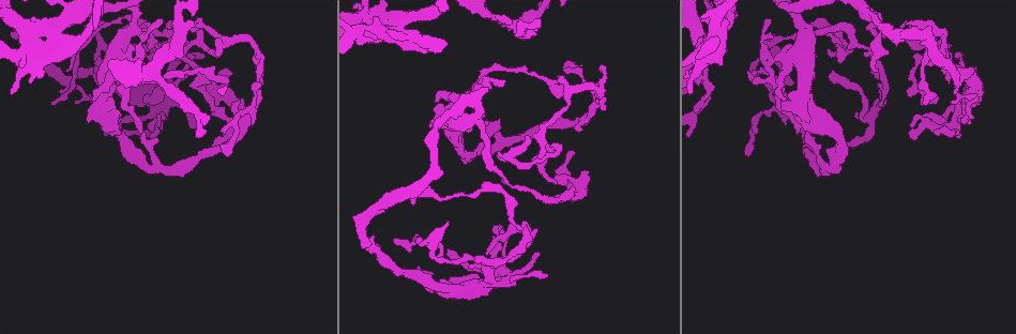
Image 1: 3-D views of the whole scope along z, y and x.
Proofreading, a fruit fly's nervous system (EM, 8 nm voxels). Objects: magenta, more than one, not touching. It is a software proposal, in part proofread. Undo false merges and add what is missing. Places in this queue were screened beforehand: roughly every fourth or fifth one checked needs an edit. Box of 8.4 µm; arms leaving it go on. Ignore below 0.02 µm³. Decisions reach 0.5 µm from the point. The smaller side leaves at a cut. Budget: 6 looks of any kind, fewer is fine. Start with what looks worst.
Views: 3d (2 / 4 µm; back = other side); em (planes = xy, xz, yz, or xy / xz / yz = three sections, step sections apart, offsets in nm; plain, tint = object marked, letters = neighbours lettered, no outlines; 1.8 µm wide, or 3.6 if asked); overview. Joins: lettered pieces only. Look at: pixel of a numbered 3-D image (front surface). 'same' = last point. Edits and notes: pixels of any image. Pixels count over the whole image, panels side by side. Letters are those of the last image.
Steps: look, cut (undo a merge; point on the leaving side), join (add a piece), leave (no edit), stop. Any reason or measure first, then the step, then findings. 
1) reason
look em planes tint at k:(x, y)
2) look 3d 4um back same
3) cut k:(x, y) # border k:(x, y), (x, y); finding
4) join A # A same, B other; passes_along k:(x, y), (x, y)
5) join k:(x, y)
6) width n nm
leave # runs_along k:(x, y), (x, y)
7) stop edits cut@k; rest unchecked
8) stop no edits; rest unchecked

thick turns thin
look 3d 4um at 1:(719, 46)

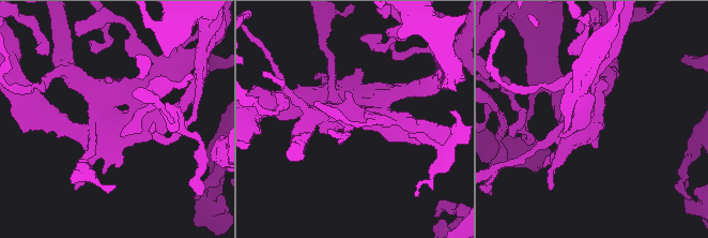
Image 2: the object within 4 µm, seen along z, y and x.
look em planes letters at 2:(594, 118)

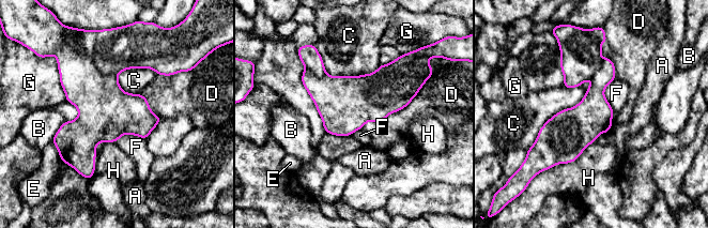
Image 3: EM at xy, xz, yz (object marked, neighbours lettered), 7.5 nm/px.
longest_contact C 700 nm
cut 3:(113, 50) # A other, B other, C other, D other, E other, F other, G other, H other; border 3:(78, 47), (103, 73), (117, 75); two neurons meet here

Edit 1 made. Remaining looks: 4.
look 3d 2um at 1:(566, 108)

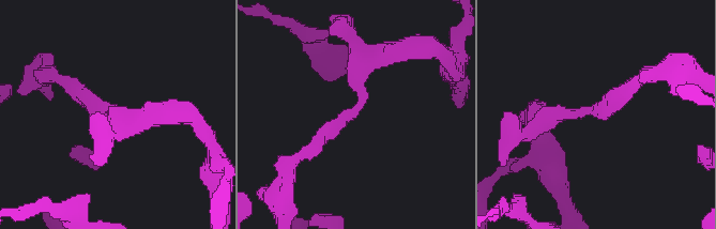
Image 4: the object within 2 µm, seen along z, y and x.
look em planes letters at 4:(115, 111)

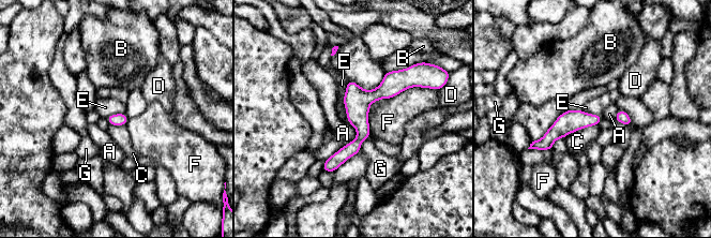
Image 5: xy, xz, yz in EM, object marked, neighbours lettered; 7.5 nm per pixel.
leave # A other, B other, C other, D other, E other, F other, G other; all the same neuron

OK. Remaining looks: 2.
abrupt turn
look 3d 4um back at 1:(870, 119)

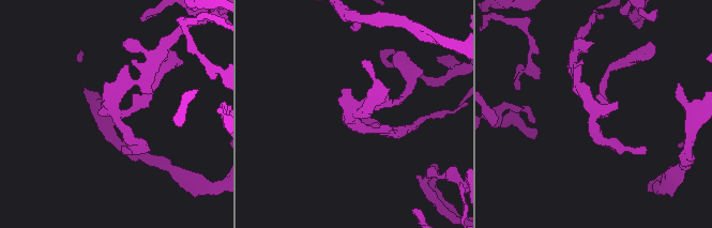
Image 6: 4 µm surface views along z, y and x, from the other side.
shape alone is not enough
look em planes letters at 6:(355, 110)

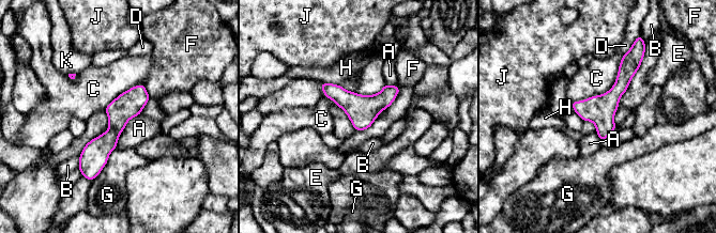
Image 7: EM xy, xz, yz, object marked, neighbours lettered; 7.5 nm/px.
leave # A other, B other, C other, D other, E other, F other, G other, H other, J other, K other; border 7:(140, 113), (127, 122), (116, 148); all the same neuron

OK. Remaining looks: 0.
stop edits cut@3; rest unchecked

